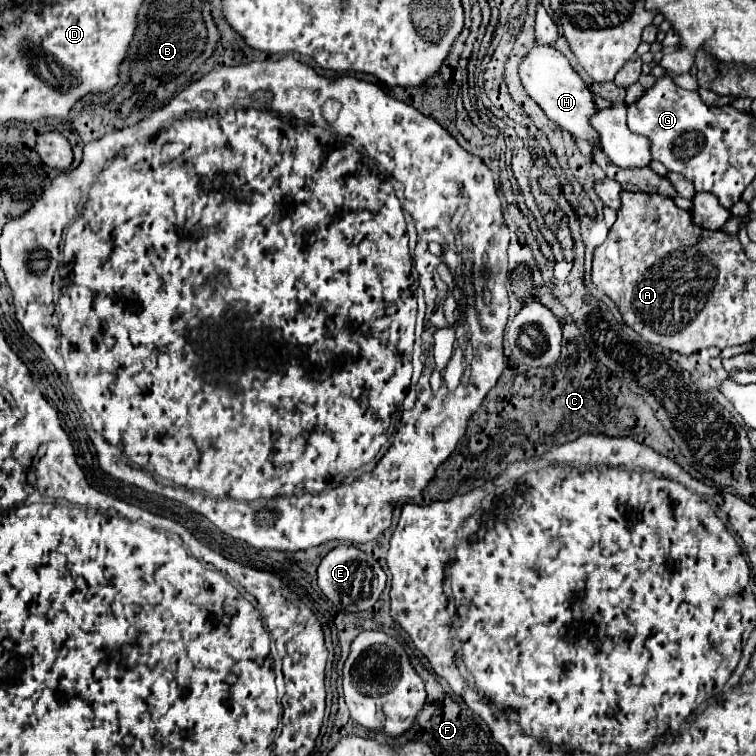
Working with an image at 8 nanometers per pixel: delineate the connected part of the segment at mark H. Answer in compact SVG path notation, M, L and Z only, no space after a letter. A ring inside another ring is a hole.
M536 42L536 46L530 50L530 54L522 58L520 80L522 80L528 96L534 98L536 104L546 112L548 120L556 122L562 130L568 130L574 138L582 138L582 140L592 142L592 146L600 146L598 134L590 126L590 118L596 112L594 96L592 96L590 88L584 84L584 80L578 76L578 72L562 56L562 52L558 52L552 46Z

